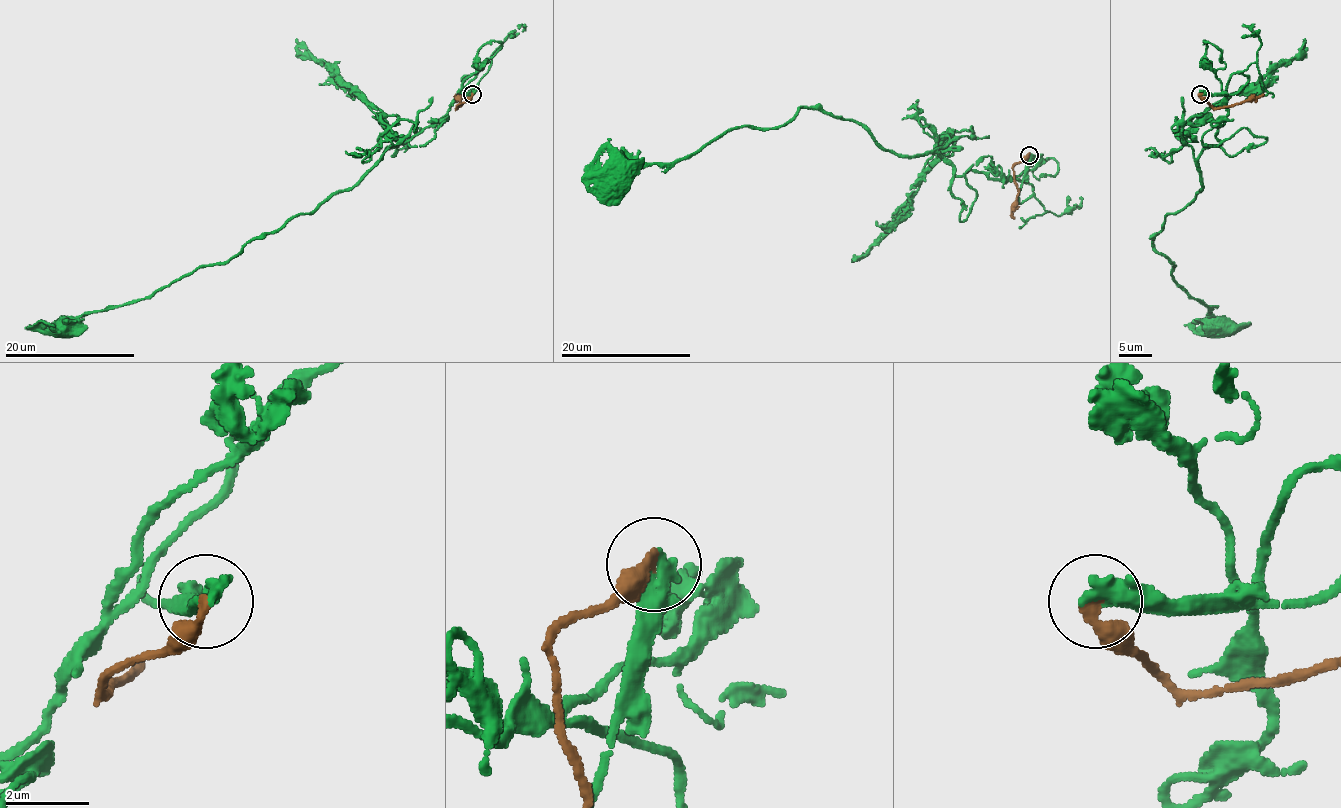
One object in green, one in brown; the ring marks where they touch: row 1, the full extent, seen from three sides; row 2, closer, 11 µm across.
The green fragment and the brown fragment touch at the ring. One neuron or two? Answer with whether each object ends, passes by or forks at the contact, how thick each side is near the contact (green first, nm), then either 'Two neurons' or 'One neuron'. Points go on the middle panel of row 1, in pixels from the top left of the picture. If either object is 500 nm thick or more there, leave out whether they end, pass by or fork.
At the ring green ends. At the ring brown ends. Thickness 420 nm (green) against 320 nm. One neuron

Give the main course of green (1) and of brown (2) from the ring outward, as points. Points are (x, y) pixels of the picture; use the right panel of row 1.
1: (1201, 94), (1227, 94), (1220, 143), (1199, 154), (1201, 189), (1165, 218), (1154, 247), (1219, 325)
2: (1201, 94), (1212, 107), (1255, 101), (1264, 94)

